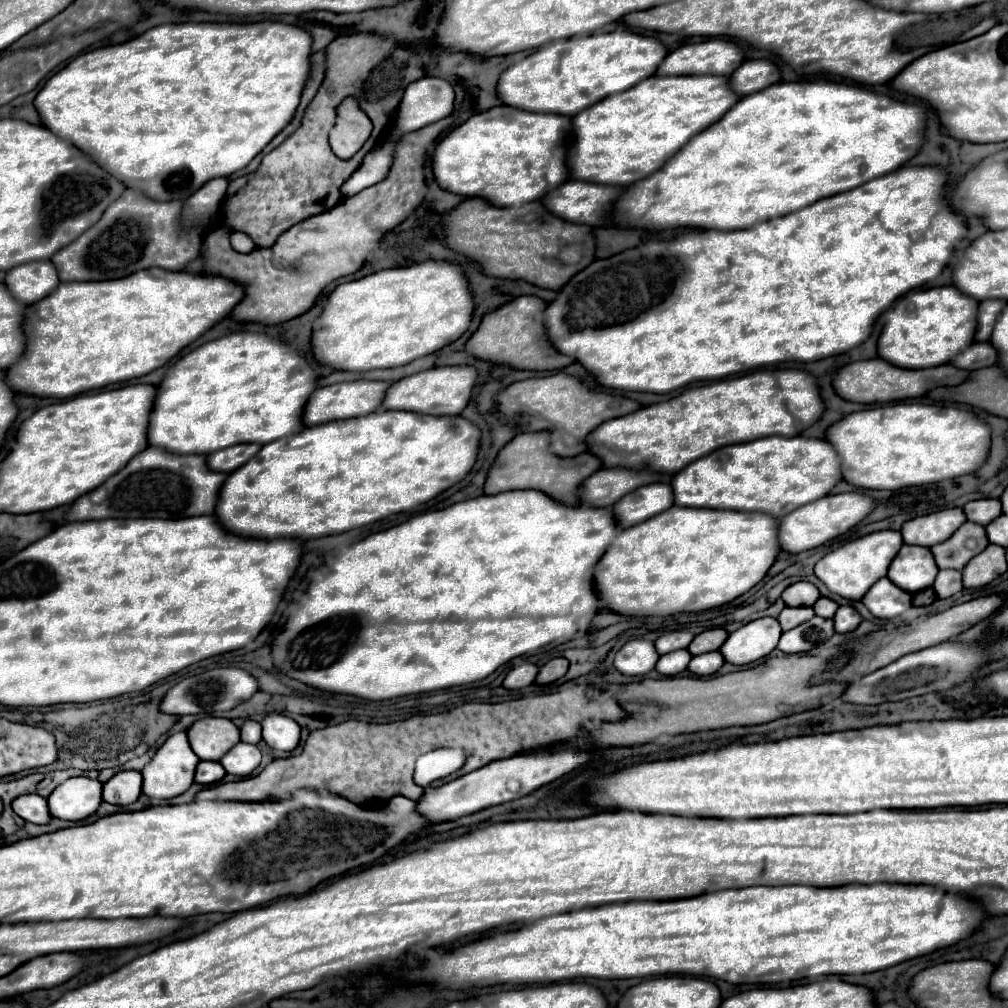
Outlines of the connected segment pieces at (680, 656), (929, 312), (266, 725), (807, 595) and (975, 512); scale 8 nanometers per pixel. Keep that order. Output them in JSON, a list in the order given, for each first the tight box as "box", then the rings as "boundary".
[{"box":[656,650,692,676],"boundary":[[[674,650],[674,652],[668,652],[666,656],[660,656],[656,670],[662,676],[676,676],[688,668],[690,660],[692,660],[692,656],[688,650]]]},{"box":[878,285,978,368],"boundary":[[[954,285],[933,287],[928,289],[916,289],[908,292],[906,296],[898,298],[892,306],[892,312],[886,312],[886,324],[882,328],[882,334],[878,338],[878,354],[884,360],[890,360],[894,366],[902,368],[934,368],[948,364],[956,354],[966,350],[974,342],[976,326],[978,326],[978,300],[972,296],[966,296]]]},{"box":[262,712,300,752],"boundary":[[[272,712],[262,720],[262,738],[274,750],[292,752],[300,744],[300,726],[290,716]]]},{"box":[782,582,820,606],"boundary":[[[796,582],[788,586],[782,594],[782,600],[786,606],[814,606],[814,602],[820,598],[820,592],[810,582]]]},{"box":[964,498,1002,526],"boundary":[[[994,498],[972,500],[964,506],[964,514],[970,522],[988,526],[992,520],[996,520],[1002,514],[1002,504],[1000,504],[1000,500],[994,500]]]}]

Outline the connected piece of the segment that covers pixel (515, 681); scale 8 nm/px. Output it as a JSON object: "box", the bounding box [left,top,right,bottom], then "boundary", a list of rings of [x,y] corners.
{"box":[502,662,538,690],"boundary":[[[526,662],[526,664],[514,666],[514,668],[506,674],[502,686],[508,688],[508,690],[520,690],[520,688],[524,688],[524,686],[530,686],[530,684],[534,682],[536,674],[538,674],[538,666],[536,666],[536,664]]]}

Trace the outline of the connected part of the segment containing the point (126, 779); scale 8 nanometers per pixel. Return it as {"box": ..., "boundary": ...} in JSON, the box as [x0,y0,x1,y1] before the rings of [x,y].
{"box":[102,770,142,806],"boundary":[[[128,770],[128,772],[118,772],[104,784],[102,798],[108,804],[128,806],[138,800],[140,792],[142,792],[142,774]]]}

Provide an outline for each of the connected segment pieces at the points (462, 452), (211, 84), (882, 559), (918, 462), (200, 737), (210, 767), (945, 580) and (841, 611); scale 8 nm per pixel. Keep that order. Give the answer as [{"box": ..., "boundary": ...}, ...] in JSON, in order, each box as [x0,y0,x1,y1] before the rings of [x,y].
[{"box":[218,408,482,538],"boundary":[[[380,408],[372,414],[366,416],[358,416],[358,418],[346,418],[346,420],[334,420],[334,422],[326,422],[326,424],[318,424],[318,426],[306,426],[302,432],[290,434],[282,440],[274,440],[266,446],[262,446],[262,450],[258,452],[258,456],[254,456],[254,460],[246,462],[242,468],[234,470],[226,484],[222,484],[222,492],[218,498],[218,520],[220,524],[230,530],[232,534],[240,534],[240,536],[252,536],[252,538],[320,538],[320,536],[330,536],[330,534],[340,534],[352,528],[360,528],[364,524],[382,520],[390,514],[398,514],[398,512],[406,512],[418,504],[424,504],[432,498],[436,498],[438,494],[442,494],[444,490],[452,488],[454,484],[458,484],[474,466],[476,458],[478,458],[478,450],[480,450],[480,438],[482,432],[476,424],[472,424],[470,420],[462,418],[462,416],[430,416],[430,414],[418,414],[418,412],[406,412],[406,410],[386,410]]]},{"box":[34,20,312,200],"boundary":[[[260,20],[260,22],[248,22],[248,24],[236,24],[236,22],[162,24],[146,30],[142,36],[136,36],[124,44],[104,46],[104,48],[96,48],[92,52],[80,54],[44,84],[34,104],[46,128],[54,128],[54,132],[58,132],[60,136],[66,136],[66,140],[70,140],[72,144],[78,144],[78,148],[82,148],[84,152],[90,152],[90,156],[94,156],[94,160],[98,160],[102,168],[106,168],[108,172],[114,172],[114,176],[126,182],[128,188],[138,188],[142,190],[142,194],[150,196],[152,200],[186,200],[204,182],[218,176],[228,176],[244,168],[280,130],[284,130],[290,124],[300,104],[302,90],[312,78],[310,56],[312,56],[312,36],[304,28],[284,24],[284,22]]]},{"box":[814,530,902,600],"boundary":[[[882,530],[872,532],[864,538],[858,538],[854,542],[844,544],[838,550],[828,552],[824,558],[820,558],[814,566],[814,574],[826,584],[826,588],[842,598],[848,600],[862,600],[862,596],[868,592],[868,588],[878,582],[882,576],[886,576],[890,562],[902,548],[902,534],[896,530]]]},{"box":[826,402,992,490],"boundary":[[[898,402],[898,404],[878,406],[872,410],[854,412],[842,418],[828,430],[826,440],[830,440],[838,448],[838,454],[842,456],[844,480],[866,490],[900,490],[906,486],[922,486],[976,472],[988,460],[992,428],[974,412],[958,408],[954,404],[938,406],[920,402],[914,404]]]},{"box":[188,716,240,760],"boundary":[[[206,716],[188,728],[188,740],[200,760],[220,760],[240,742],[240,730],[228,718]]]},{"box":[194,762,226,786],"boundary":[[[200,762],[198,768],[196,768],[196,778],[194,780],[198,784],[208,786],[208,784],[220,782],[224,778],[224,774],[226,774],[226,770],[222,768],[220,762]]]},{"box":[932,570,962,598],"boundary":[[[940,570],[936,576],[936,582],[932,586],[938,594],[938,598],[950,598],[956,592],[960,592],[962,586],[962,572],[954,572],[954,570]]]},{"box":[834,606,862,634],"boundary":[[[840,606],[834,616],[834,626],[838,634],[854,632],[860,626],[860,622],[862,622],[862,616],[852,606]]]}]

